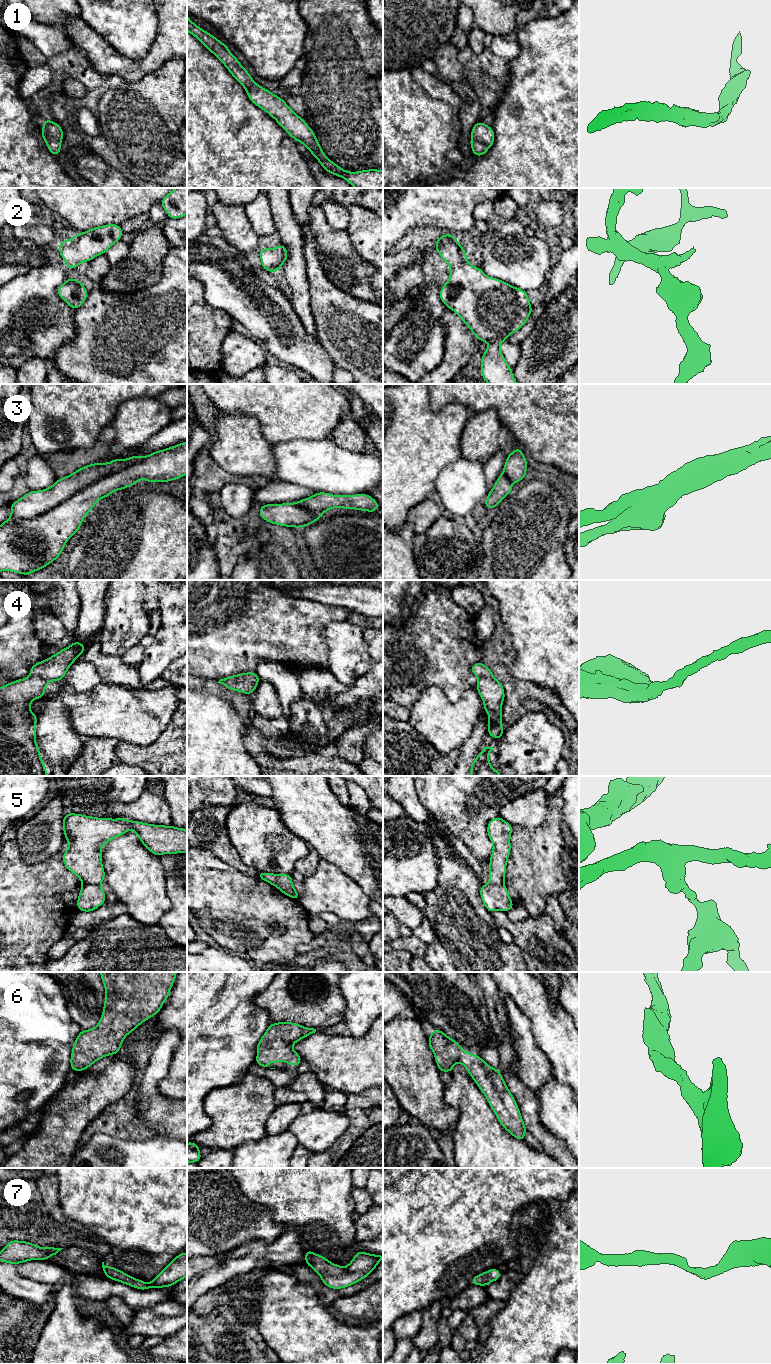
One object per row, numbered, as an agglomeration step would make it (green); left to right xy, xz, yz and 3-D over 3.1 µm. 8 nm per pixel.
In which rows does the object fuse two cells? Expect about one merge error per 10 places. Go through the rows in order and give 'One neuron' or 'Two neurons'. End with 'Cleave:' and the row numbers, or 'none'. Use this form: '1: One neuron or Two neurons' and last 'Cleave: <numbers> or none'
1: One neuron
2: One neuron
3: Two neurons
4: One neuron
5: Two neurons
6: One neuron
7: One neuron
Cleave: 3, 5

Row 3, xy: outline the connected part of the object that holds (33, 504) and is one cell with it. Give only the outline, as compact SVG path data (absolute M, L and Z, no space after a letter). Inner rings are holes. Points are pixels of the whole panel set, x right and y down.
M133 455L128 459L115 458L107 463L93 463L76 470L72 474L57 479L49 488L29 491L17 501L9 504L10 518L34 519L44 512L71 498L77 491L95 483L102 477L143 460L145 457Z

